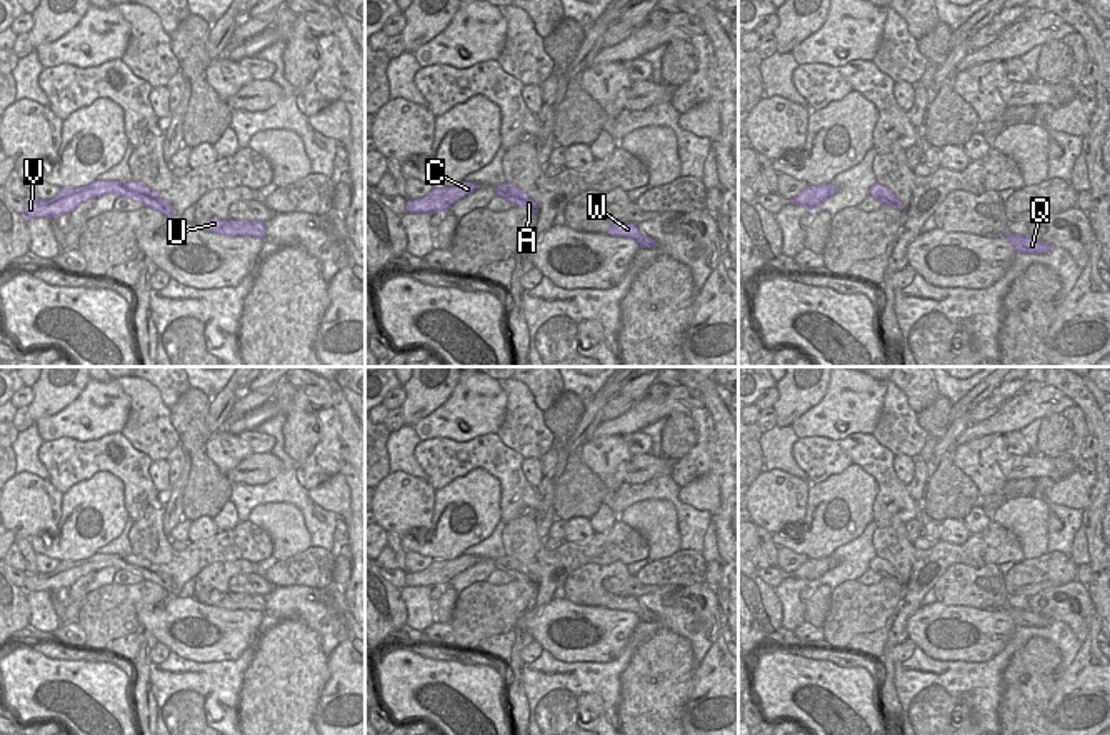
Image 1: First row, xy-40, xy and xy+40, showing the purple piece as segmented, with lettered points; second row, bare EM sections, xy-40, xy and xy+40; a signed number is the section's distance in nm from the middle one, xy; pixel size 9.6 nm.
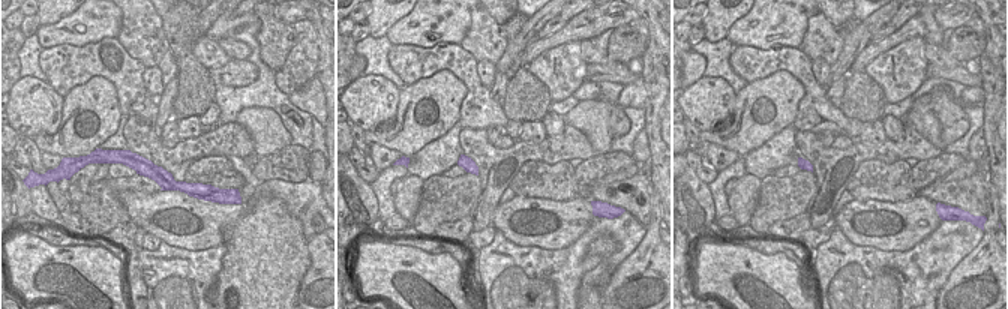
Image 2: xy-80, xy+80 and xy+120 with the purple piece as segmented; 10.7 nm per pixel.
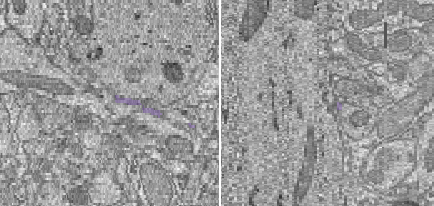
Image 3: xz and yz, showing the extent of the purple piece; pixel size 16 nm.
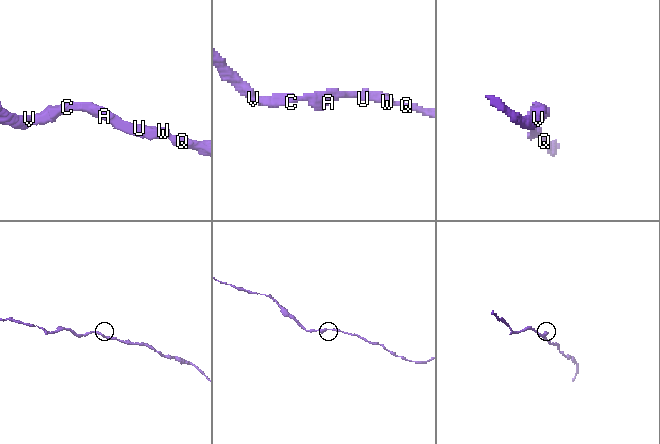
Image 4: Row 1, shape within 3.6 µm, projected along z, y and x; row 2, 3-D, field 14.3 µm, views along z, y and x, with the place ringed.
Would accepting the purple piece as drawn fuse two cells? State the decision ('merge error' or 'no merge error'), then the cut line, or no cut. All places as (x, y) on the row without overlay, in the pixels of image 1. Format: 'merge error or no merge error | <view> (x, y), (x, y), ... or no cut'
no merge error | no cut

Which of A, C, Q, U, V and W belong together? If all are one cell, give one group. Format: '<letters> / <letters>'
A C Q U V W

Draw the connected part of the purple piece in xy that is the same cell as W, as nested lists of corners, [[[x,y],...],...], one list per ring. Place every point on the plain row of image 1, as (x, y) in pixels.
[[[608,595],[605,608],[633,612],[642,622],[657,622],[653,612],[638,605],[637,597]]]

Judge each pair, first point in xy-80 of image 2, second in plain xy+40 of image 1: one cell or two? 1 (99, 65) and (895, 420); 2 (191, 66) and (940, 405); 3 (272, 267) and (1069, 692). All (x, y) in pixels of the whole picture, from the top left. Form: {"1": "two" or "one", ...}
{"1": "two", "2": "one", "3": "two"}

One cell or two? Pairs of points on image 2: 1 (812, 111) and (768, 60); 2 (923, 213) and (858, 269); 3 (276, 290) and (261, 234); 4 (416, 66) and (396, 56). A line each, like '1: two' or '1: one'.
1: one
2: two
3: one
4: one

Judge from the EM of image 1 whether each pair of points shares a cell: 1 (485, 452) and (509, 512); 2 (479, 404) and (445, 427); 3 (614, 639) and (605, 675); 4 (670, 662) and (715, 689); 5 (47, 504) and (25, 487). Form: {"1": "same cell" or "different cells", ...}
{"1": "same cell", "2": "same cell", "3": "different cells", "4": "different cells", "5": "same cell"}

